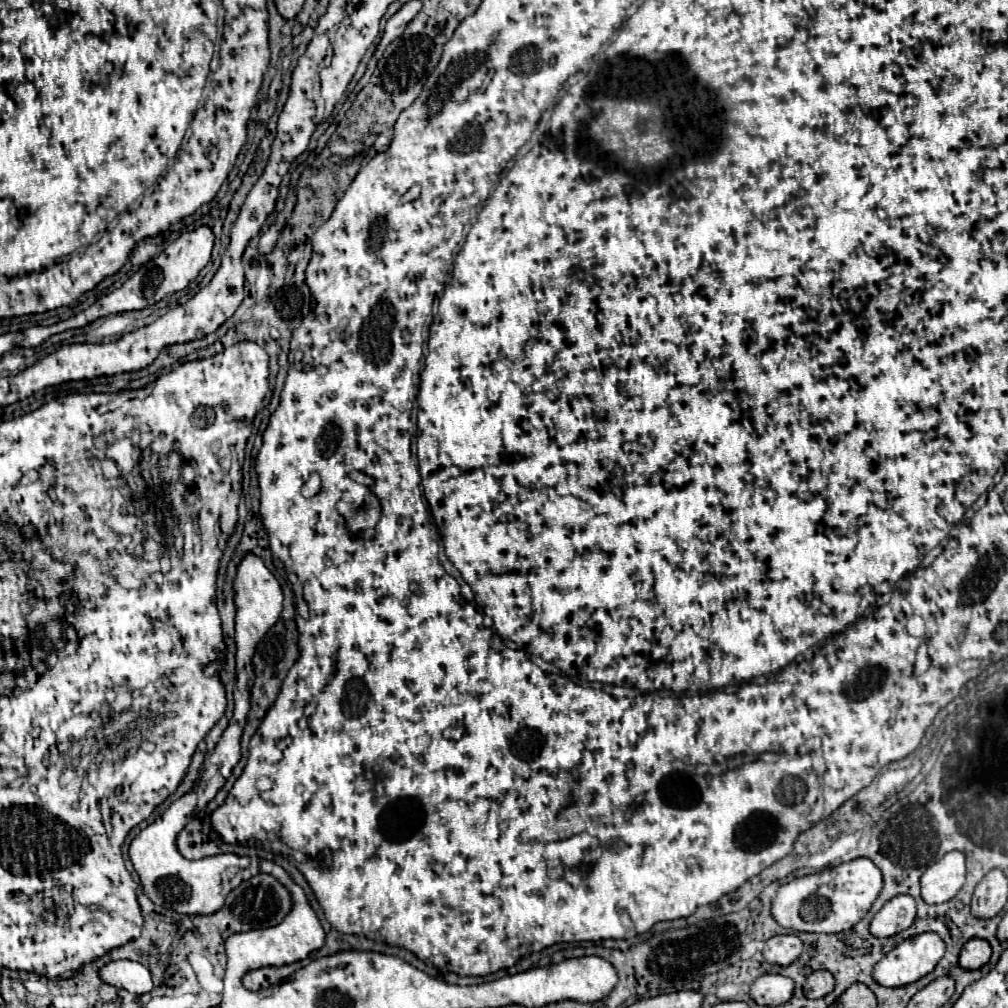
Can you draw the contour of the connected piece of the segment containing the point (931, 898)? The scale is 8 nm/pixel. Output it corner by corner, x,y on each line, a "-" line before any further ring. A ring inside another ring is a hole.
959,851
947,853
921,877
921,897
925,903
945,903
957,895
965,883
965,857

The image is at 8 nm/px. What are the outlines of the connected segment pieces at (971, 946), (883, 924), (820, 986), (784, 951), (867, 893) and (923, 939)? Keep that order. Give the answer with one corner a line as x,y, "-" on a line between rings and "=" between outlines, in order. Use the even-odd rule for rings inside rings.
969,939
959,955
959,965
963,969
981,969
991,957
991,945
985,939
=
897,895
887,901
871,921
873,937
893,937
907,929
915,919
915,899
911,895
=
815,971
807,977
805,985
803,985
803,993
807,999
819,999
825,997
827,993
831,993
835,987
835,979
829,971
=
775,935
765,941
763,957
771,965
789,965
803,951
803,941
797,935
=
859,857
849,863
841,863
833,869
827,869
821,875
819,873
805,875
779,887
777,897
771,905
771,915
775,915
775,921
779,925
795,931
809,933
847,931
867,915
881,887
883,887
881,871
873,865
873,861
=
921,933
901,941
873,969
873,979
883,987
903,987
915,983
935,969
945,953
945,943
937,933

